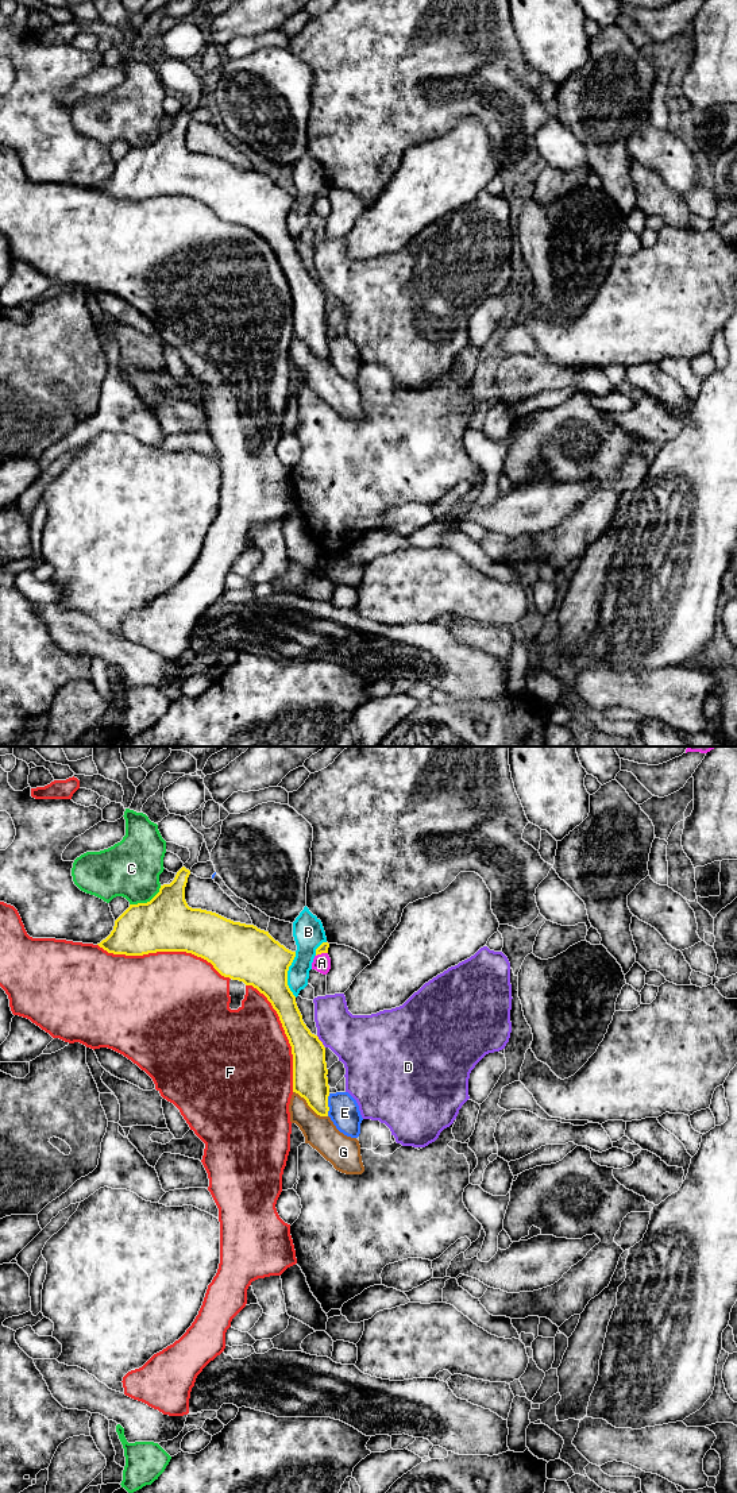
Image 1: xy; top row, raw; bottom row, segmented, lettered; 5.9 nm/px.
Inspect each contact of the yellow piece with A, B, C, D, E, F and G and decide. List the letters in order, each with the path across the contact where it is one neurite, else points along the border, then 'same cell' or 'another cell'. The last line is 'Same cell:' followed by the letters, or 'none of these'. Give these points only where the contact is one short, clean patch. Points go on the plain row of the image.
A: border along xy (327, 196), (316, 200); another cell
B: another cell
C: another cell
D: border along xy (316, 280), (324, 289); another cell
E: another cell
F: another cell
G: another cell
Same cell: none of these

